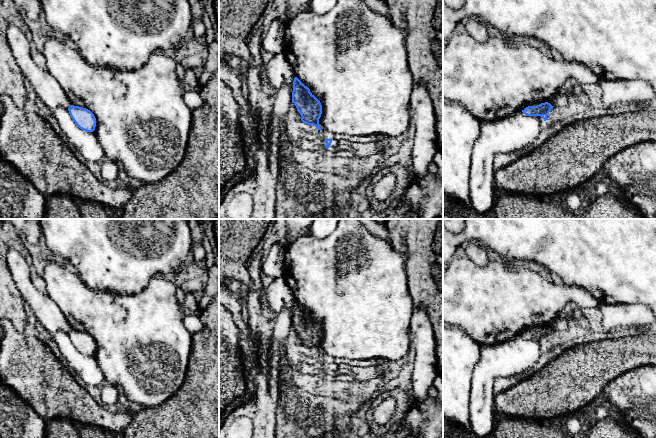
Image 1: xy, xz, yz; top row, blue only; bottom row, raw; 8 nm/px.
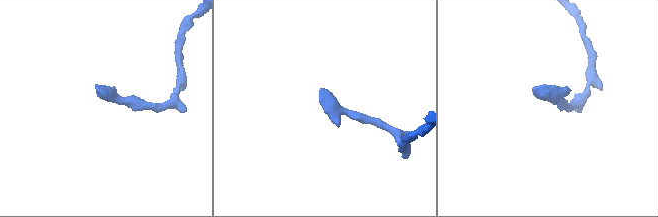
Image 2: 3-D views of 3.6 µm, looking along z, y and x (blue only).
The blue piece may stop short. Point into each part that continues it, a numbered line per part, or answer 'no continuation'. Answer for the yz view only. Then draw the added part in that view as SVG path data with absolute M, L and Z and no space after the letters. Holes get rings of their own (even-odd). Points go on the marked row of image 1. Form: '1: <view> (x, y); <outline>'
no continuation

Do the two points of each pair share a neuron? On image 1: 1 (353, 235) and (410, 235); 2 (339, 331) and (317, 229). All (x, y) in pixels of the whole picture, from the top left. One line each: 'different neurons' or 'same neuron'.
1: different neurons
2: different neurons

